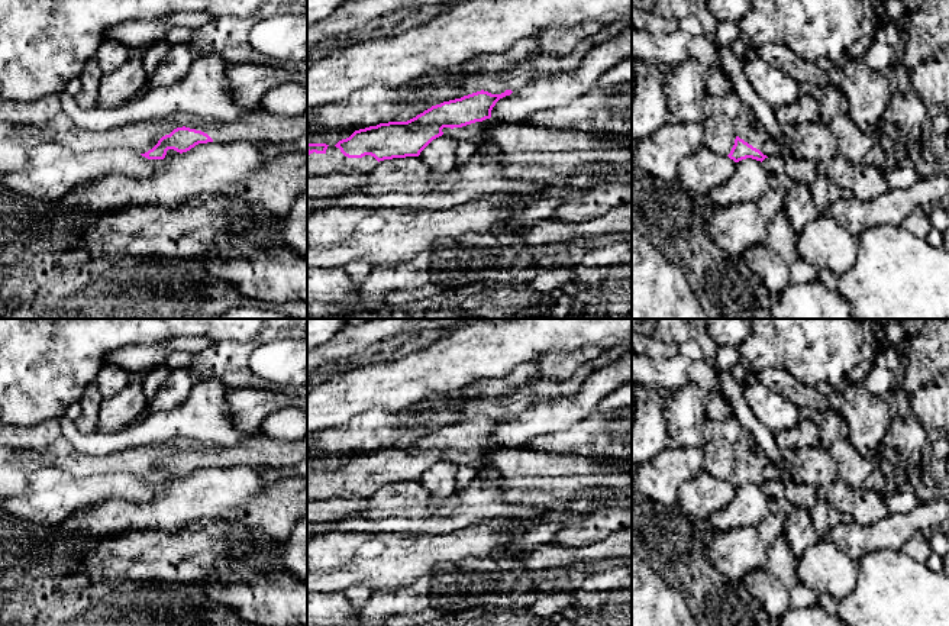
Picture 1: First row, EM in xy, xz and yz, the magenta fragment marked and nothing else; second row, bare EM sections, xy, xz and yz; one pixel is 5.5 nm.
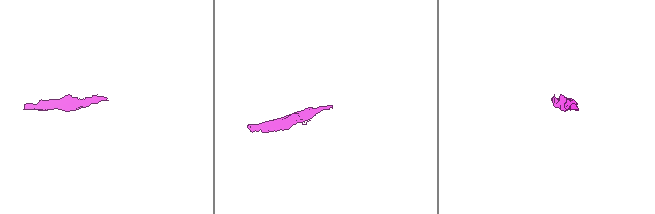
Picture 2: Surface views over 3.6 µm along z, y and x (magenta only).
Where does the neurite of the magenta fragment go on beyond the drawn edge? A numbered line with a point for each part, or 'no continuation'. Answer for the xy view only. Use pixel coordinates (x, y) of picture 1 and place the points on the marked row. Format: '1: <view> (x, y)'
1: xy (258, 126)

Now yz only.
1: yz (746, 125)

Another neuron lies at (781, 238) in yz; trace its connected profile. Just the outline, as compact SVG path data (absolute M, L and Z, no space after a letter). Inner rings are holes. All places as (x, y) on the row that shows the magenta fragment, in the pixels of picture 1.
M778 210L766 220L766 246L778 254L788 265L800 259L797 251L798 233L793 229L785 210Z

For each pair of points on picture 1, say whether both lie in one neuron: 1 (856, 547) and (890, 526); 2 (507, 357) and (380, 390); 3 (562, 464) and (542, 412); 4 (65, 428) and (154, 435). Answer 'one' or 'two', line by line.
1: one
2: one
3: two
4: one

